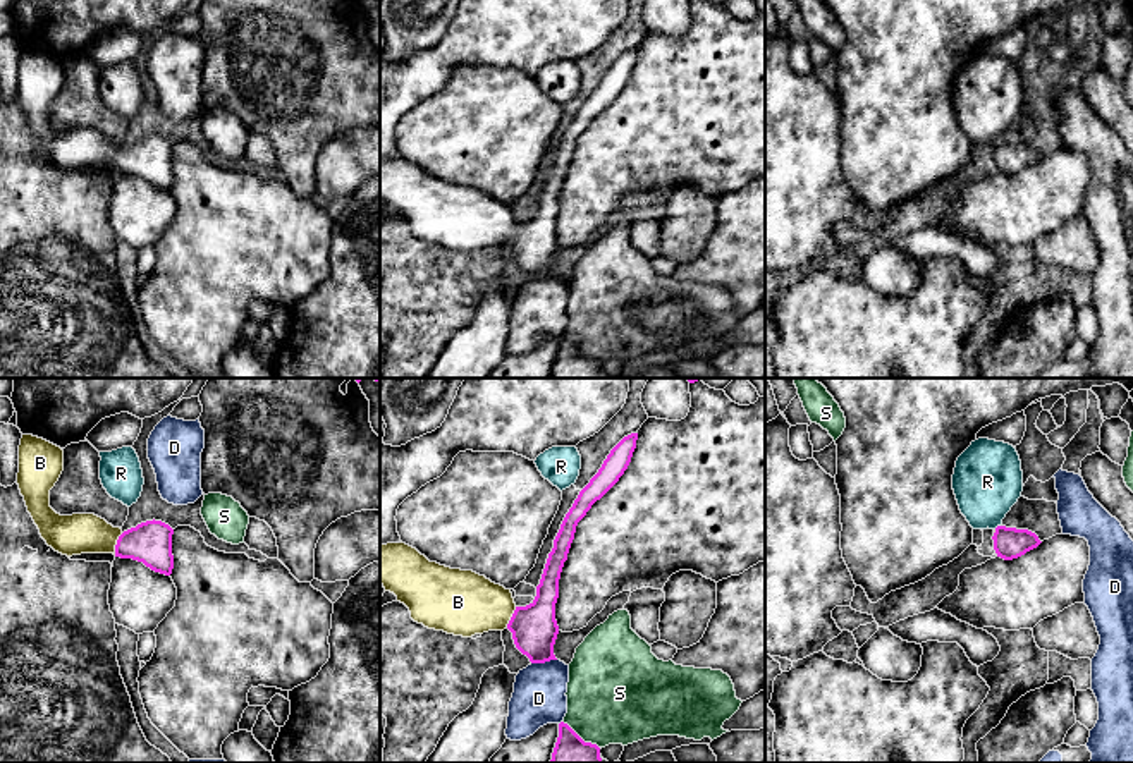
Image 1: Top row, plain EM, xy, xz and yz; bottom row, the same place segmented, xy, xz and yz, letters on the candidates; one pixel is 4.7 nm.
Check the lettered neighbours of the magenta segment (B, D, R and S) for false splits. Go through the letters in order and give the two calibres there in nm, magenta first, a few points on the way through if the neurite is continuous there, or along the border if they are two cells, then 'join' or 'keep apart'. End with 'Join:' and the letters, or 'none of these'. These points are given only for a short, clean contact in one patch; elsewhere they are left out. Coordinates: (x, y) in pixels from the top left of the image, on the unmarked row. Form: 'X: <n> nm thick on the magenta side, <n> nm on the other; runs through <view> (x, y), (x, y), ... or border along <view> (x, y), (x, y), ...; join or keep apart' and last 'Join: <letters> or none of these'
B: 200 nm thick on the magenta side, 190 nm on the other; runs through xy (150, 157), (117, 158), (79, 148); join
D: 220 nm thick on the magenta side, 240 nm on the other; keep apart
R: 150 nm thick on the magenta side, 320 nm on the other; keep apart
S: 220 nm thick on the magenta side, 440 nm on the other; keep apart
Join: B

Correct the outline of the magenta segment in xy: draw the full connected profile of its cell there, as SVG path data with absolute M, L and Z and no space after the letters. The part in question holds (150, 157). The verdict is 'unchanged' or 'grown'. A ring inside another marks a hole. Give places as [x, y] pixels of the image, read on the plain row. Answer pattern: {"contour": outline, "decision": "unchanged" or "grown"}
{"contour": "M22 50L19 60L17 100L41 153L55 167L113 168L143 177L155 187L170 191L174 184L174 144L162 136L146 136L122 146L95 129L60 131L50 122L50 105L64 86L64 65L43 53Z", "decision": "grown"}

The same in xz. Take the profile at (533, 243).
{"contour": "M638 48L624 52L610 65L598 88L579 107L554 155L554 163L548 168L540 199L536 201L536 211L530 220L518 222L511 204L505 204L504 201L495 199L473 186L450 184L437 177L430 177L416 163L402 156L380 160L380 198L383 199L385 206L394 208L397 217L409 223L414 237L423 239L428 244L471 253L475 249L504 246L507 242L512 247L516 263L526 270L531 278L557 275L554 270L554 259L559 249L555 218L559 213L560 187L564 177L567 175L576 141L591 124L591 120L600 115L624 89L636 64L636 55Z", "decision": "grown"}

